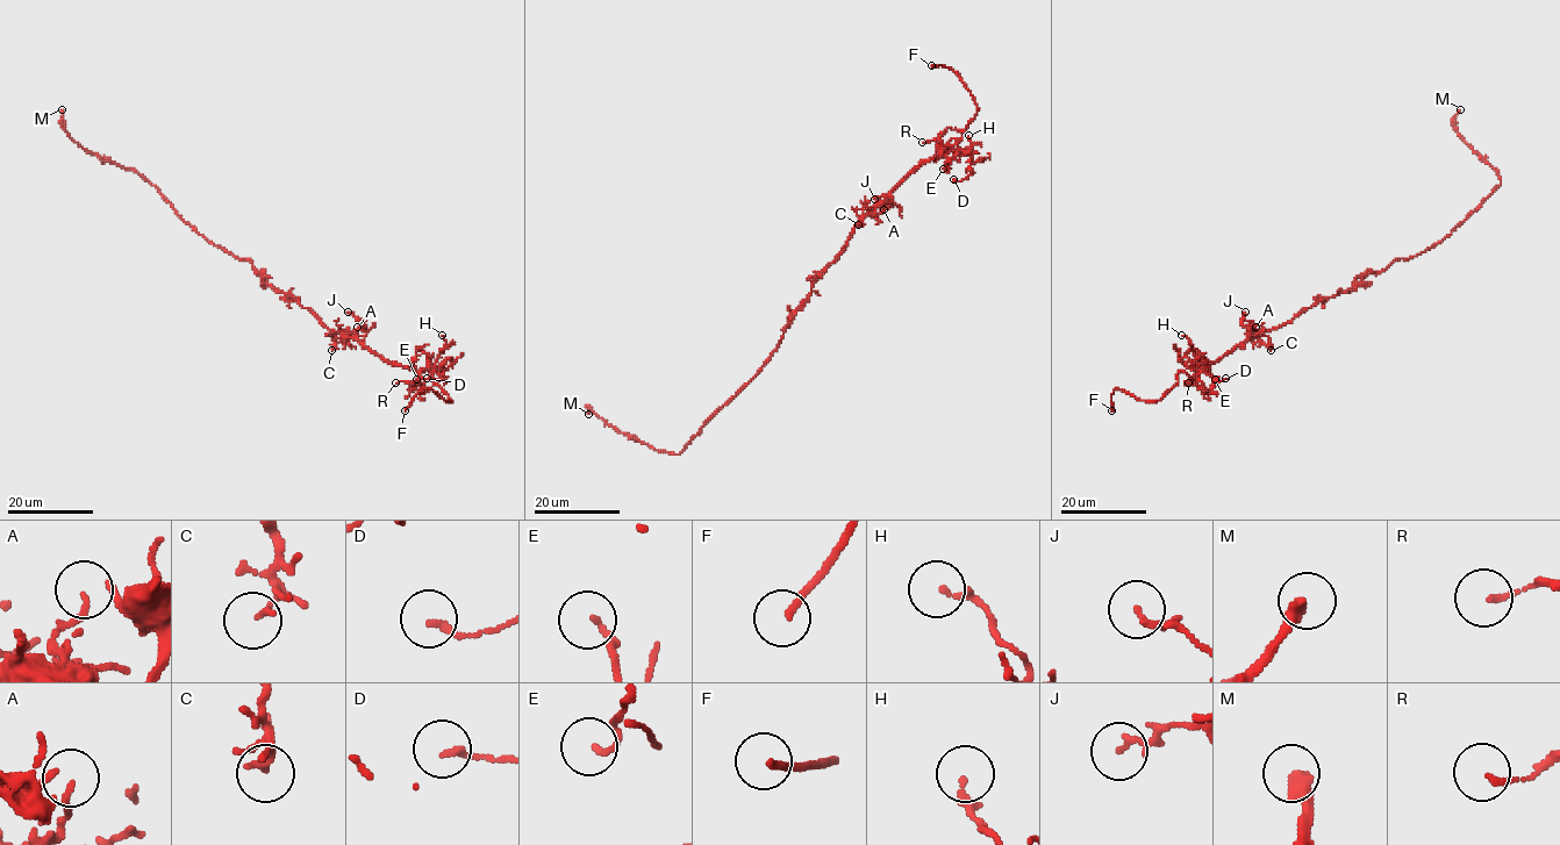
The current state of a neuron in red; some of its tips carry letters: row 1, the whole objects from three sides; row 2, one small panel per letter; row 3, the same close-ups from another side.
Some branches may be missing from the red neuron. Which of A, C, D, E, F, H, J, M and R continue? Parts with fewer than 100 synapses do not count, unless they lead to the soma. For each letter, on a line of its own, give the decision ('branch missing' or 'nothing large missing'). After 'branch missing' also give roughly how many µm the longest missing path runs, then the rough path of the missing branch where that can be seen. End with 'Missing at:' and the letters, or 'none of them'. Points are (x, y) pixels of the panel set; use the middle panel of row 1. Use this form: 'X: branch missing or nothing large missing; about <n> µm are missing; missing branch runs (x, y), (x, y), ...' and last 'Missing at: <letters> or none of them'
A: nothing large missing
C: nothing large missing
D: nothing large missing
E: nothing large missing
F: branch missing; about 10 µm are missing
H: nothing large missing
J: nothing large missing
M: nothing large missing
R: nothing large missing
Missing at: F

